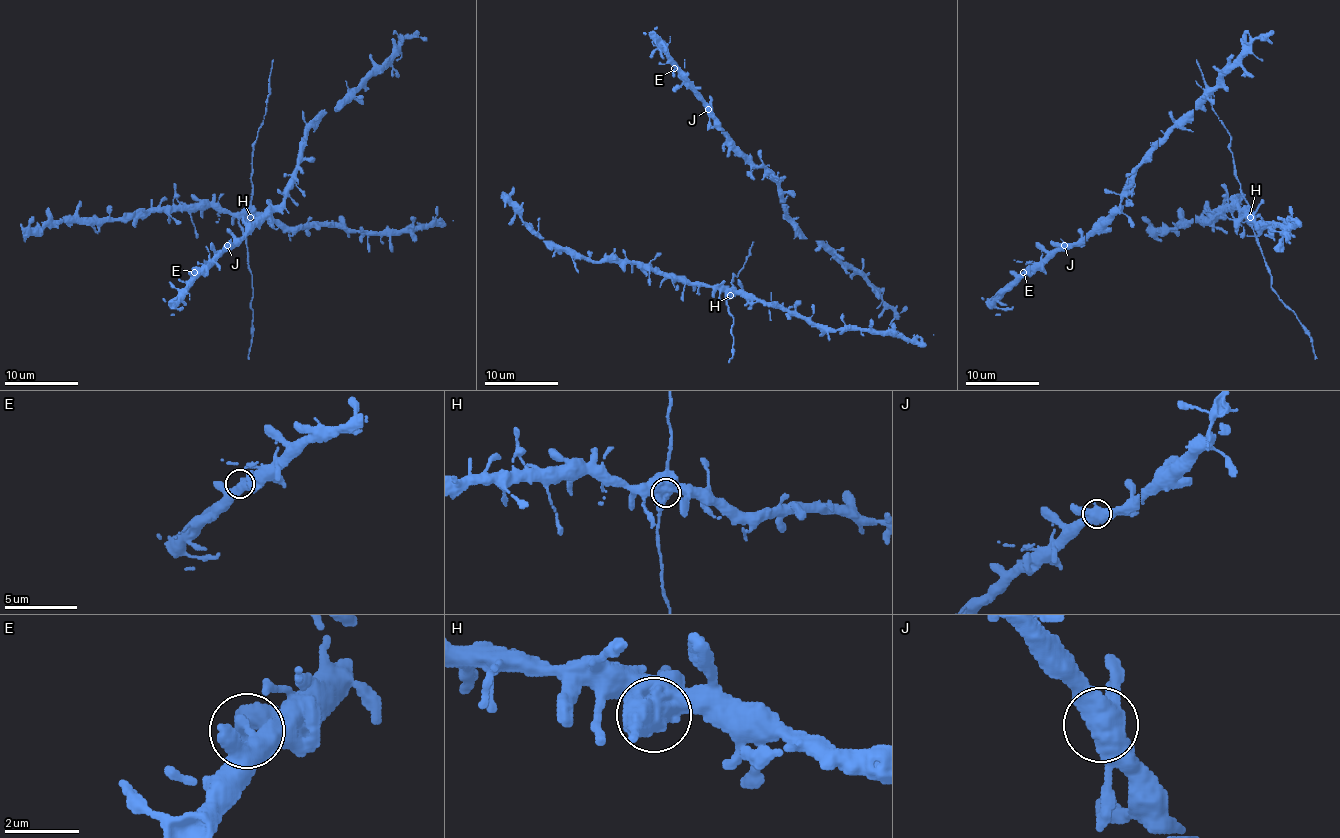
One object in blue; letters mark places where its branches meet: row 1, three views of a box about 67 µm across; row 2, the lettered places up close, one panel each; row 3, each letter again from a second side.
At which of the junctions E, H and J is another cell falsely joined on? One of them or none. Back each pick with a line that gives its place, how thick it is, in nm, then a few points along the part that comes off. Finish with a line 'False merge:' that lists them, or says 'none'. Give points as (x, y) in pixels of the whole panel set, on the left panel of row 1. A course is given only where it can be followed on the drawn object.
H: (250, 217) | 700 nm | (249, 216), (251, 152), (266, 111), (273, 60)
False merge: H

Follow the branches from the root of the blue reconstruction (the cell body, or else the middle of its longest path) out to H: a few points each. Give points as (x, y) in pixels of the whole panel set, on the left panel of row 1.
H: (266, 104), (266, 113), (251, 154), (249, 216)

